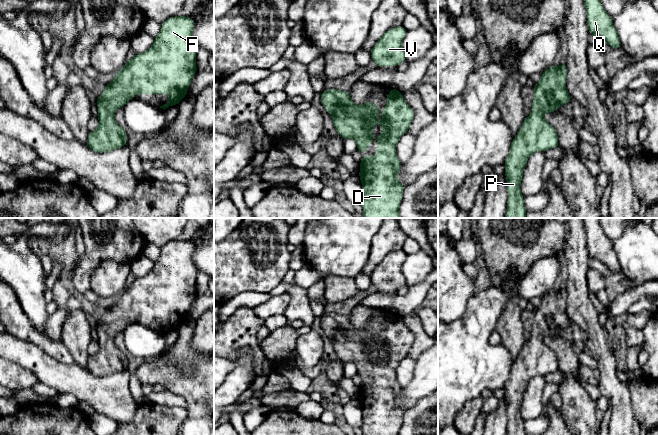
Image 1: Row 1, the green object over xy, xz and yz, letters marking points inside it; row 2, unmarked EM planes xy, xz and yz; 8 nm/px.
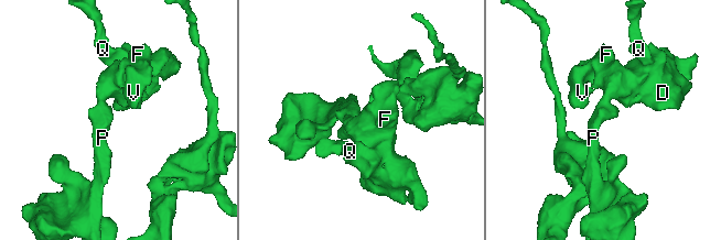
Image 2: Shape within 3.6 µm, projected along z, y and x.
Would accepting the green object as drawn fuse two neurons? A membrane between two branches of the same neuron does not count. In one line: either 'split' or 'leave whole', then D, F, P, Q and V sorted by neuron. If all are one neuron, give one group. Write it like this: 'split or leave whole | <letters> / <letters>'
leave whole | D F P Q V

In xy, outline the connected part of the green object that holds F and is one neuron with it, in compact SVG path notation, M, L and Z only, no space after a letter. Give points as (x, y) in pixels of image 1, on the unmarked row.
M178 239L167 243L161 248L160 257L154 262L153 269L147 275L136 278L130 284L127 284L126 289L115 297L114 304L106 308L103 317L96 322L99 349L89 357L86 369L89 373L97 377L104 377L119 373L127 368L126 354L116 347L115 336L119 332L123 332L129 324L132 324L133 318L137 320L139 318L168 318L169 324L166 328L160 330L164 334L169 330L178 329L187 319L191 304L197 296L196 275L198 269L193 261L194 249L195 244L187 240Z

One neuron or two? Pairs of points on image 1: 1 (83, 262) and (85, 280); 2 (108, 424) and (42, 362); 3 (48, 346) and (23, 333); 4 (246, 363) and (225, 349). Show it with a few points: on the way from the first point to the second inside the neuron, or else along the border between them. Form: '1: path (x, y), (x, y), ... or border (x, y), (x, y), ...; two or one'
1: path (83, 266), (83, 276); one
2: border (95, 412), (107, 415), (117, 423); two
3: path (42, 341), (29, 333); one
4: border (241, 348), (251, 350), (255, 371); two

